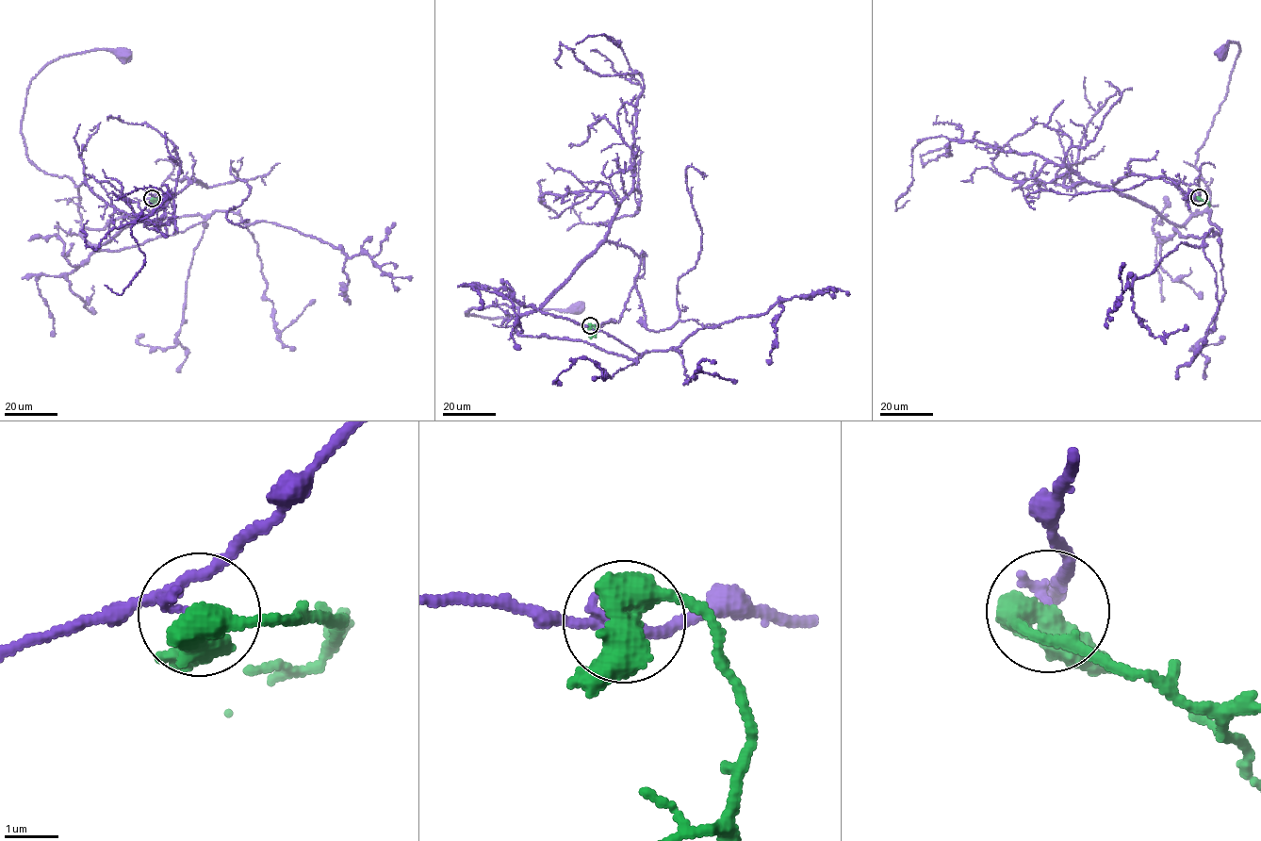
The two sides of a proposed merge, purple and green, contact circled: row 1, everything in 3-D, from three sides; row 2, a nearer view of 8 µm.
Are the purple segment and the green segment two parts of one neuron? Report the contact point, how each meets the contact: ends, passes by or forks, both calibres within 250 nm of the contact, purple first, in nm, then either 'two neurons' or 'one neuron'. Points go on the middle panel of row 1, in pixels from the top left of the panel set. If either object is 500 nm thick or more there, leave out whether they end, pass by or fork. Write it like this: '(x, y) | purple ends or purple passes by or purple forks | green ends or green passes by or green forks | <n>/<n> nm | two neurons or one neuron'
(590, 325) | 90/600 nm | two neurons

